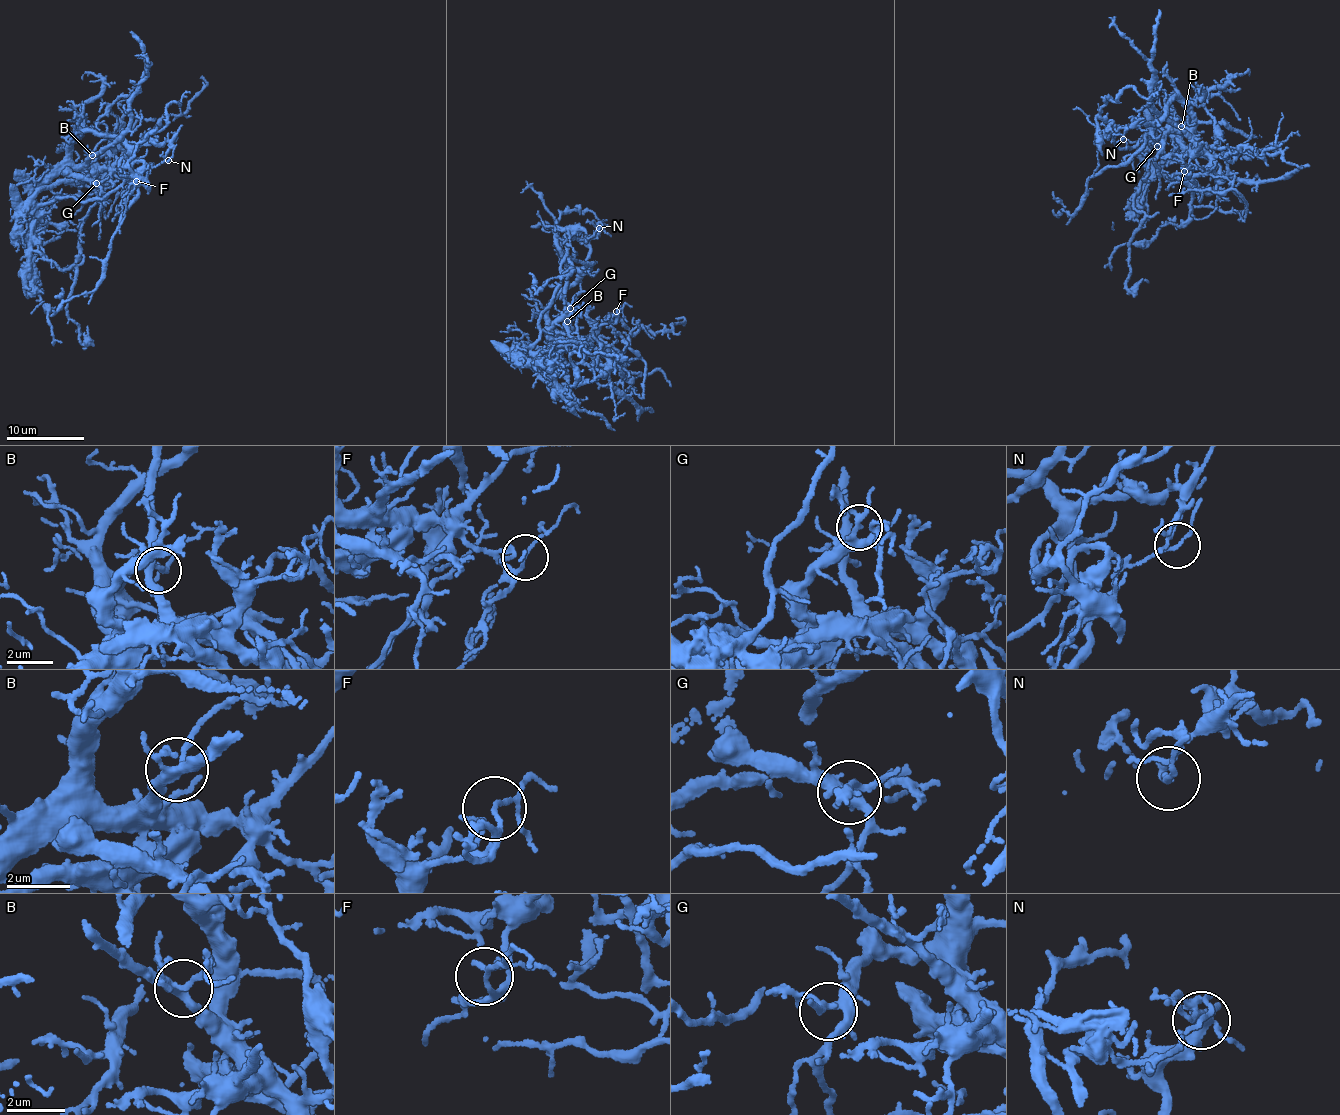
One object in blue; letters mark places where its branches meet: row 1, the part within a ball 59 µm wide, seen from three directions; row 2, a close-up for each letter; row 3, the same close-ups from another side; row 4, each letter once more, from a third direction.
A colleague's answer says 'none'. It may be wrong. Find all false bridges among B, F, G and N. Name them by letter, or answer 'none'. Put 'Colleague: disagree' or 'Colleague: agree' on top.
Colleague: disagree
N

